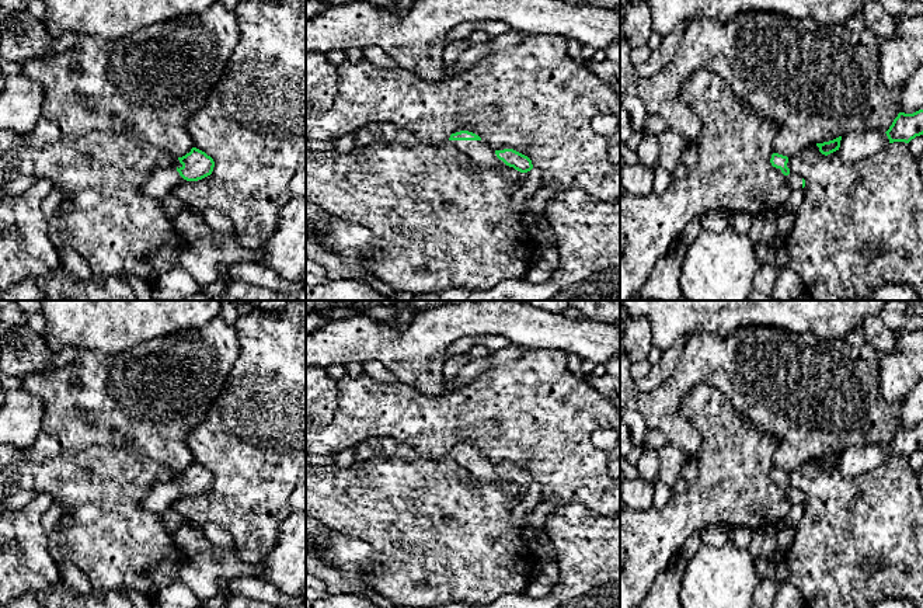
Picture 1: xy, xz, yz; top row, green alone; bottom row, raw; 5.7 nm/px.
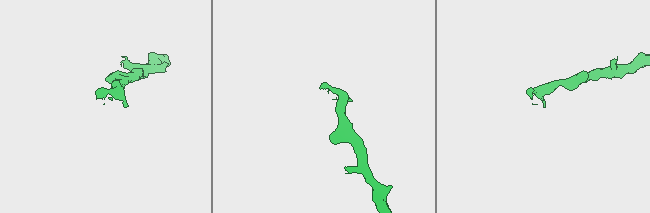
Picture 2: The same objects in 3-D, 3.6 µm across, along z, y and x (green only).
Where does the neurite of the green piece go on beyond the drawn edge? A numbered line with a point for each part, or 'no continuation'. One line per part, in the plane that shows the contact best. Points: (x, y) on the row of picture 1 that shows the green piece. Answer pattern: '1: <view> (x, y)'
1: xz (479, 152)

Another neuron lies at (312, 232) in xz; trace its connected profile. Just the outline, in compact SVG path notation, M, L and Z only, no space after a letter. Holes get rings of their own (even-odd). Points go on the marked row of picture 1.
M306 220L306 237L318 243L325 250L328 247L328 236L325 236L321 230L318 230L313 223Z

